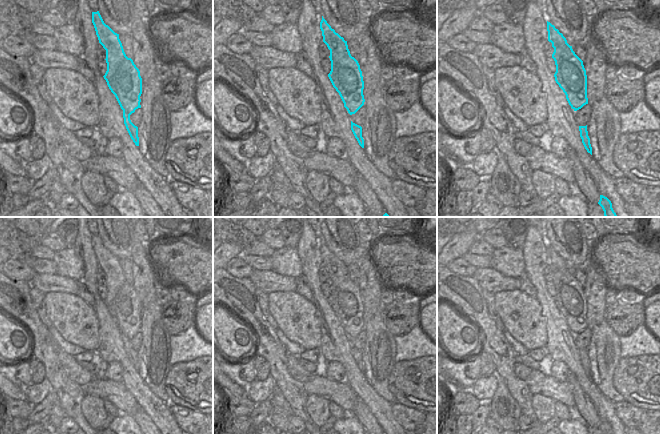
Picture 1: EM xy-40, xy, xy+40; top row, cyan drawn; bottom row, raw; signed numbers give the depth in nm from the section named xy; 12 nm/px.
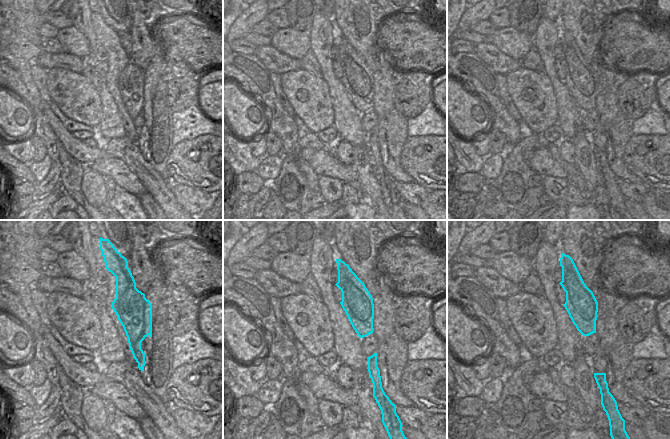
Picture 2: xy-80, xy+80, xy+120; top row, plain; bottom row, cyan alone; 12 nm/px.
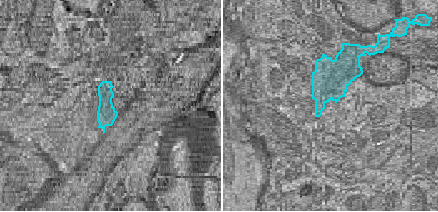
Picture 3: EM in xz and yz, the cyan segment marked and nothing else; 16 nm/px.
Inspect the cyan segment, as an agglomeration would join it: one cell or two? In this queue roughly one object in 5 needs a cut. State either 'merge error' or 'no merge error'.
merge error

